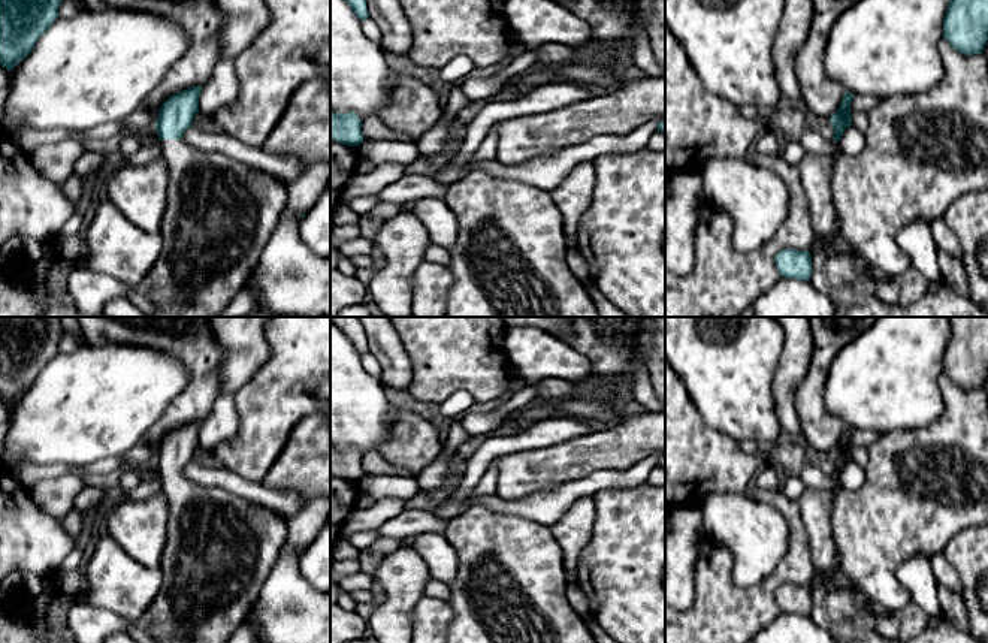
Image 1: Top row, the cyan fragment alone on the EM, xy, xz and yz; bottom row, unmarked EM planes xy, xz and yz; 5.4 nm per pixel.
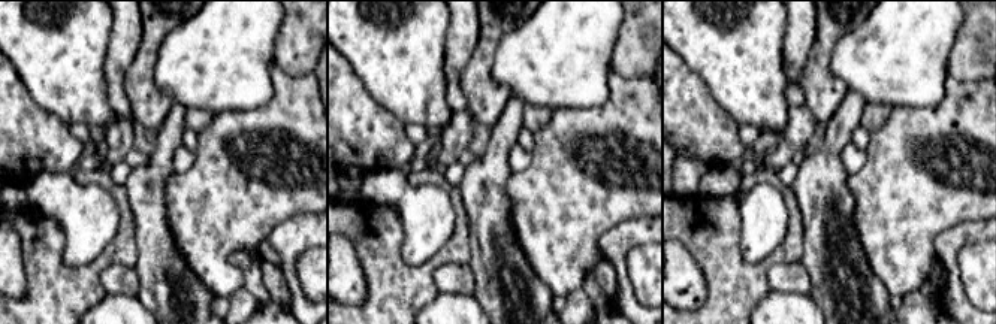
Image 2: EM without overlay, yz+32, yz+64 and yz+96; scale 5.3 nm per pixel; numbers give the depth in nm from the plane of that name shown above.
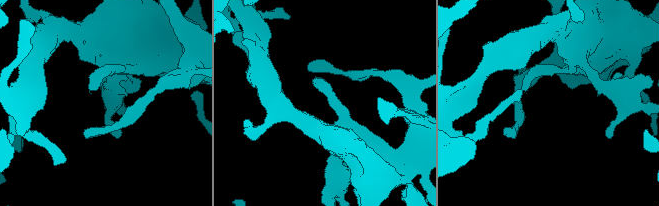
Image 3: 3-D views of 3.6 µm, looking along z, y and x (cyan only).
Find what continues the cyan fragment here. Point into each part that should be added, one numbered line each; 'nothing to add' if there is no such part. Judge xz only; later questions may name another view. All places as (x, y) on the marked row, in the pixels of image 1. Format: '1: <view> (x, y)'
nothing to add

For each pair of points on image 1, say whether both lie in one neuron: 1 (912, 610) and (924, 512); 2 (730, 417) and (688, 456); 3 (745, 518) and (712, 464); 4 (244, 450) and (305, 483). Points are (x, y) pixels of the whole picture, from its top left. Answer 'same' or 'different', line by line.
1: different
2: different
3: different
4: different

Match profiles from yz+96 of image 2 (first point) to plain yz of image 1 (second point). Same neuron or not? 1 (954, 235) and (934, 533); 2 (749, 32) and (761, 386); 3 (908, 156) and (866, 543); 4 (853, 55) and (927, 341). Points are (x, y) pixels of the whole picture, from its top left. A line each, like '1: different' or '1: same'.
1: different
2: same
3: same
4: same

